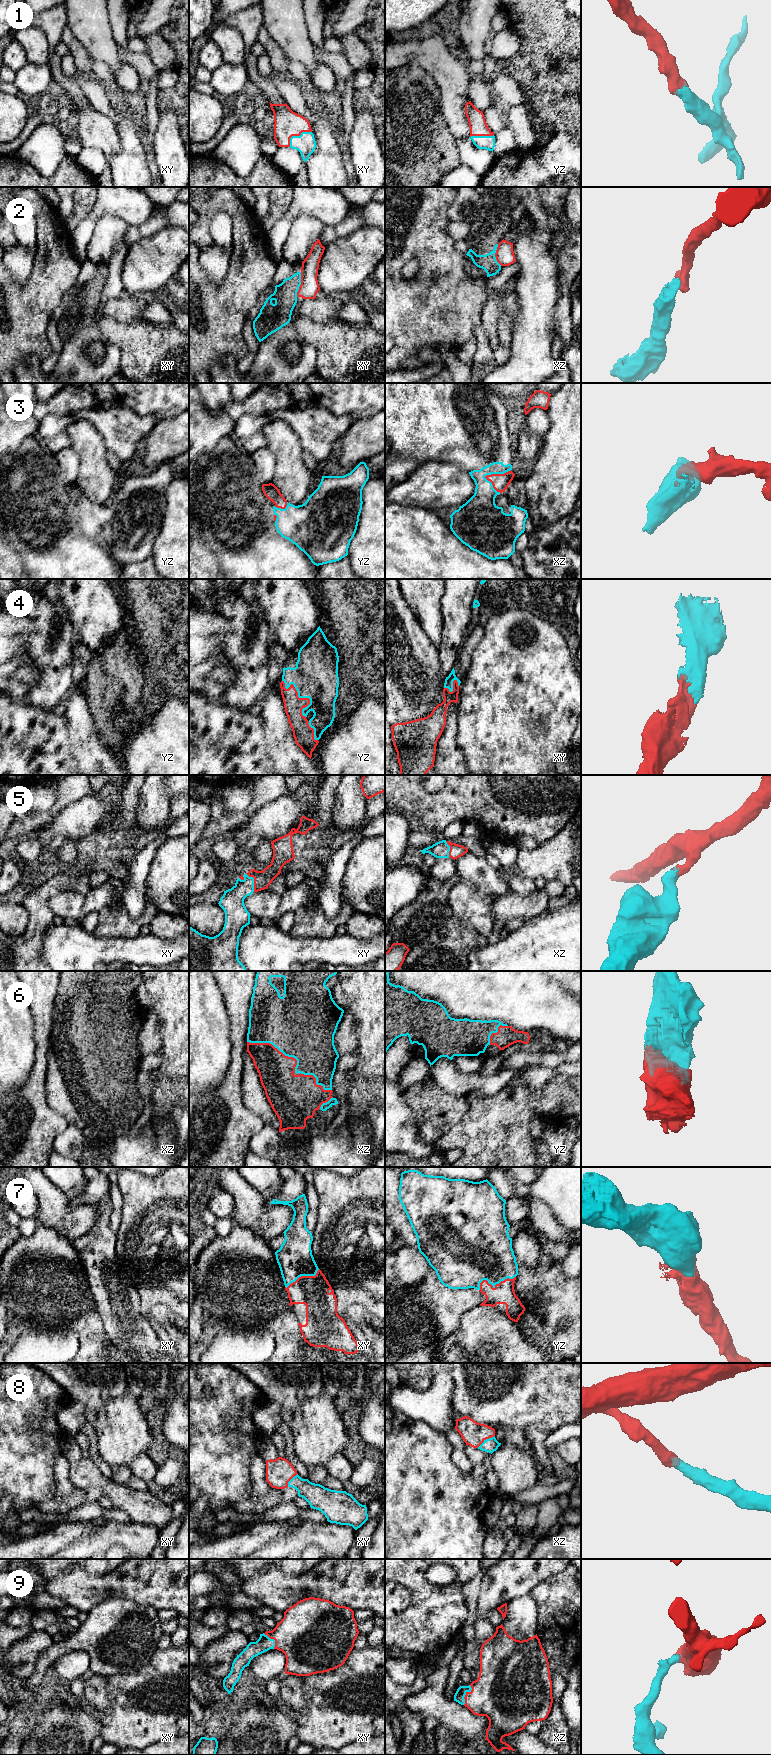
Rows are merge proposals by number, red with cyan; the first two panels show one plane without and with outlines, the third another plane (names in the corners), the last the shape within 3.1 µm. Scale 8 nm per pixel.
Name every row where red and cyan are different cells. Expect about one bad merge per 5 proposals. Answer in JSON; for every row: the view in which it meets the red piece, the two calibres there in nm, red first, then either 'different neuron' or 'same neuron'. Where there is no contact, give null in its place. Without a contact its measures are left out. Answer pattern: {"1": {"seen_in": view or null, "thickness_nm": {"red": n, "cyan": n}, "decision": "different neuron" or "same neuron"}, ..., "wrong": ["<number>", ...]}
{"1": {"seen_in": "xy", "thickness_nm": {"red": 200, "cyan": 160}, "decision": "same neuron"}, "2": {"seen_in": "xy", "thickness_nm": {"red": 150, "cyan": 190}, "decision": "different neuron"}, "3": {"seen_in": "xz", "thickness_nm": {"red": 140, "cyan": 190}, "decision": "same neuron"}, "4": {"seen_in": "yz", "thickness_nm": {"red": 150, "cyan": 360}, "decision": "same neuron"}, "5": {"seen_in": "xy", "thickness_nm": {"red": 140, "cyan": 190}, "decision": "same neuron"}, "6": {"seen_in": "xz", "thickness_nm": {"red": 280, "cyan": 500}, "decision": "same neuron"}, "7": {"seen_in": "yz", "thickness_nm": {"red": 170, "cyan": 400}, "decision": "same neuron"}, "8": {"seen_in": "xz", "thickness_nm": {"red": 190, "cyan": 120}, "decision": "same neuron"}, "9": {"seen_in": "xz", "thickness_nm": {"red": 400, "cyan": 80}, "decision": "same neuron"}, "wrong": ["2"]}

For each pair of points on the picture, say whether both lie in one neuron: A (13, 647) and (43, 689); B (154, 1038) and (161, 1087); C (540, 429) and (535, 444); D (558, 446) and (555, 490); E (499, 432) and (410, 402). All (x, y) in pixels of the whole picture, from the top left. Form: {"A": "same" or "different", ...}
{"A": "different", "B": "different", "C": "different", "D": "same", "E": "same"}

